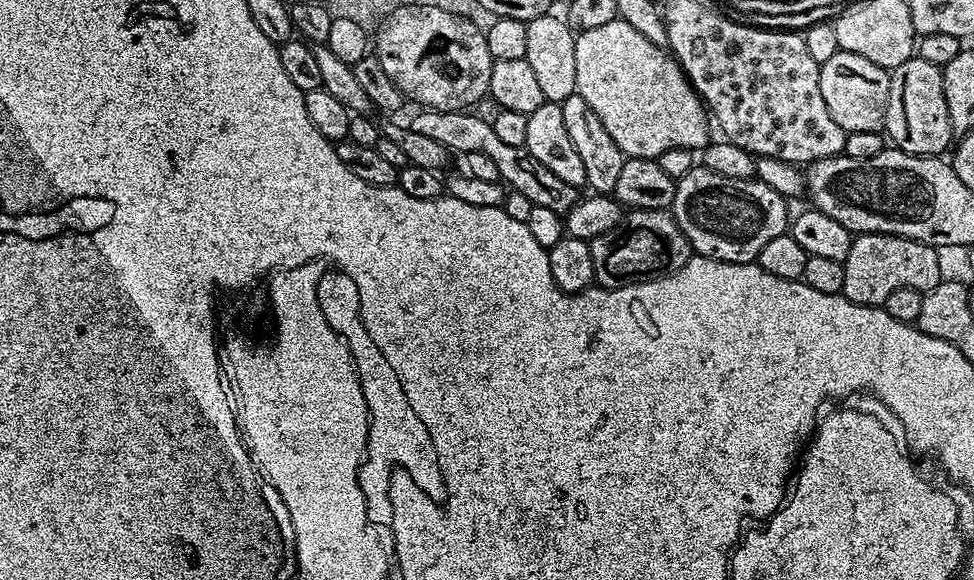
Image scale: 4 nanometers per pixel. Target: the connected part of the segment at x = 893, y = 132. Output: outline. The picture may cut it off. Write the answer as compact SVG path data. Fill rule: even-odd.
M914 54L902 62L902 66L891 69L890 102L886 102L883 131L887 139L906 154L943 157L953 147L954 133L950 110L946 110L944 70L941 65L926 62L919 54Z

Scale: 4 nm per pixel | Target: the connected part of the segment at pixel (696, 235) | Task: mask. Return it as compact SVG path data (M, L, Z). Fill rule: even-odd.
M694 166L690 174L676 181L676 193L670 209L693 253L711 260L750 264L773 238L785 235L790 228L789 201L778 190L755 178L722 178L714 170Z

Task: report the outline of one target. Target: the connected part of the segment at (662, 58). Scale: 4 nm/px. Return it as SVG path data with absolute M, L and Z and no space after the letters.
M616 19L576 37L576 91L602 118L625 157L654 160L666 150L708 147L710 116L679 64L665 49L642 38L634 26Z

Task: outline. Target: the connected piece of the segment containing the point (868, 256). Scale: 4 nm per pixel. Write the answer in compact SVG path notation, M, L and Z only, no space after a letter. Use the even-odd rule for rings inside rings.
M878 232L857 235L844 259L846 282L842 295L852 304L883 306L894 290L913 288L921 294L940 284L937 249L901 236L881 236Z

